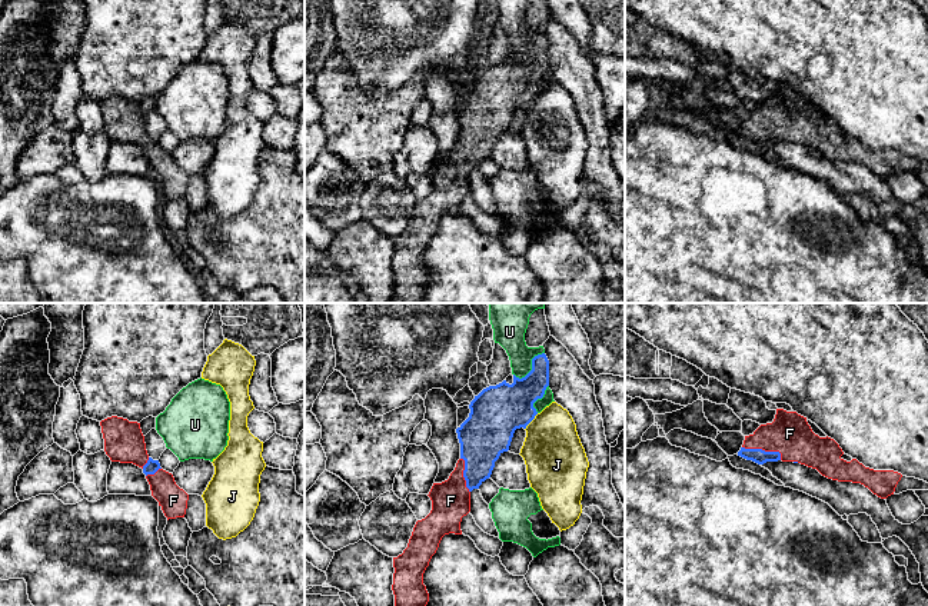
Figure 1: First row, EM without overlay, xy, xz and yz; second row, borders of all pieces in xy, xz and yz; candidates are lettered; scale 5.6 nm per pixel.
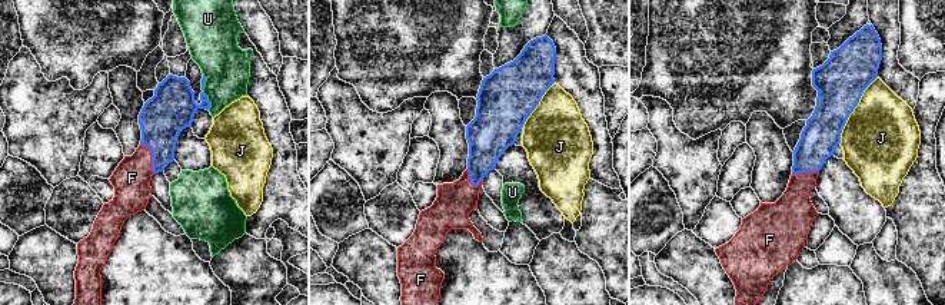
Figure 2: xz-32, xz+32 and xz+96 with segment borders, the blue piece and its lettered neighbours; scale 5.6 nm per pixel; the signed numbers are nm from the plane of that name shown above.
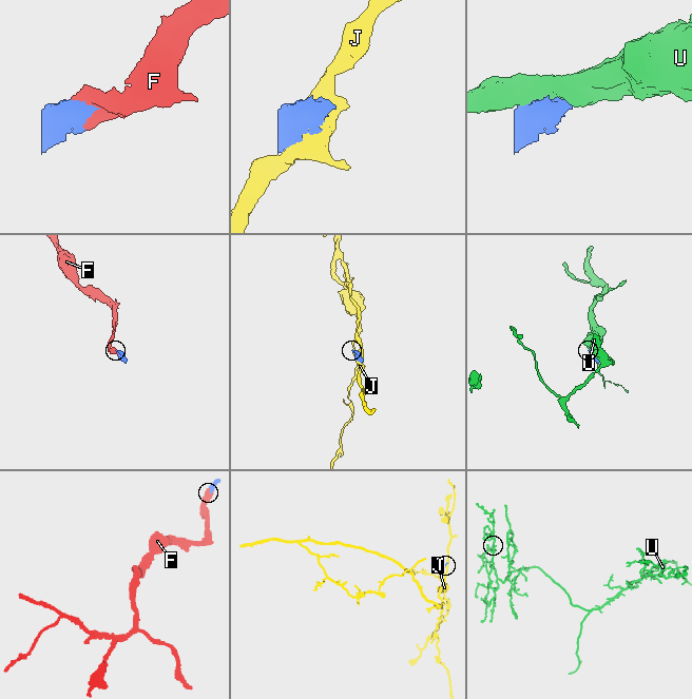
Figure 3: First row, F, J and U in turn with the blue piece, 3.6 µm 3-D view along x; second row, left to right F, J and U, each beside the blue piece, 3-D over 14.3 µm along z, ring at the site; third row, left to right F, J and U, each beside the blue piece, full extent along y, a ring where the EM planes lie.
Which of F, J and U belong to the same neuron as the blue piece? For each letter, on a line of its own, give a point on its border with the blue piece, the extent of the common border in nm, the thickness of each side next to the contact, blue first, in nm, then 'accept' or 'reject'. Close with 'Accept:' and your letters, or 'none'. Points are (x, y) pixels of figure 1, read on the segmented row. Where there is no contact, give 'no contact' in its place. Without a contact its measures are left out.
F: contact yz (764, 450); length 240 nm; calibres 90 and 240 nm; accept
J: contact xz (531, 420); length 120 nm; calibres 300 and 340 nm; reject
U: contact xz (532, 368); length 220 nm; calibres 260 and 180 nm; reject
Accept: F

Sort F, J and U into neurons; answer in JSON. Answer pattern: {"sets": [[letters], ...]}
{"sets": [["F"], ["J"], ["U"]]}

